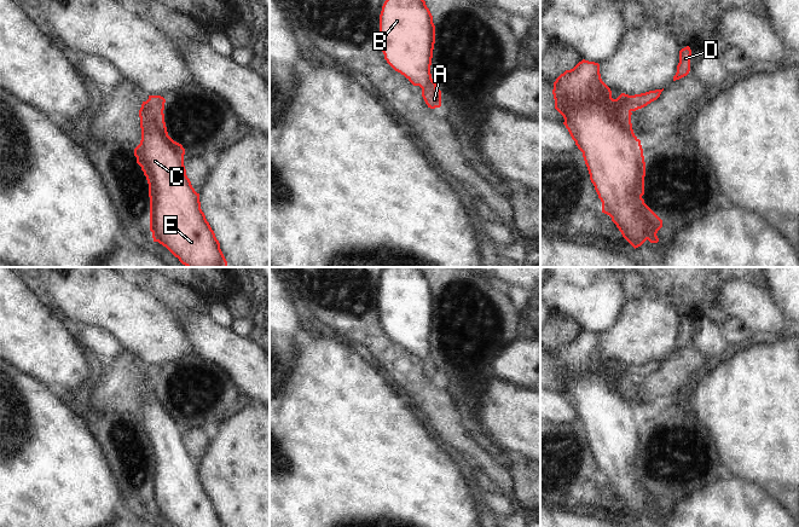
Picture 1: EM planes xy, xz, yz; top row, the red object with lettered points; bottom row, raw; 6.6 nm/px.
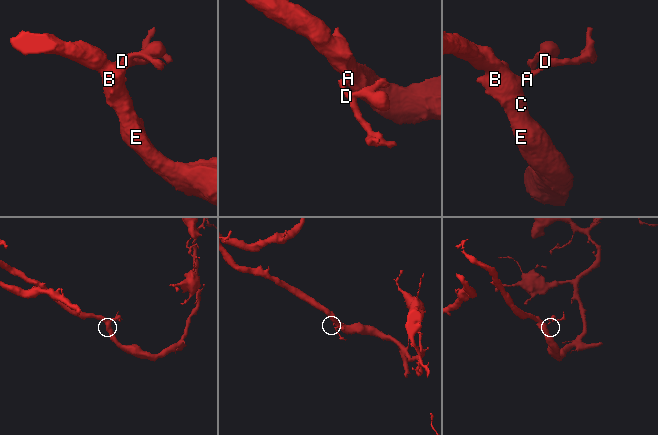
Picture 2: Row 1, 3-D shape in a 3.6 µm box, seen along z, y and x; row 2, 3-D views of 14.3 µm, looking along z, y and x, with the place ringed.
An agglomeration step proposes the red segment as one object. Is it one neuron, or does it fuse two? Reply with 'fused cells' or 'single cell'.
single cell

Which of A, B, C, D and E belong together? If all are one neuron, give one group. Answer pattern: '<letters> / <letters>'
A B C D E

